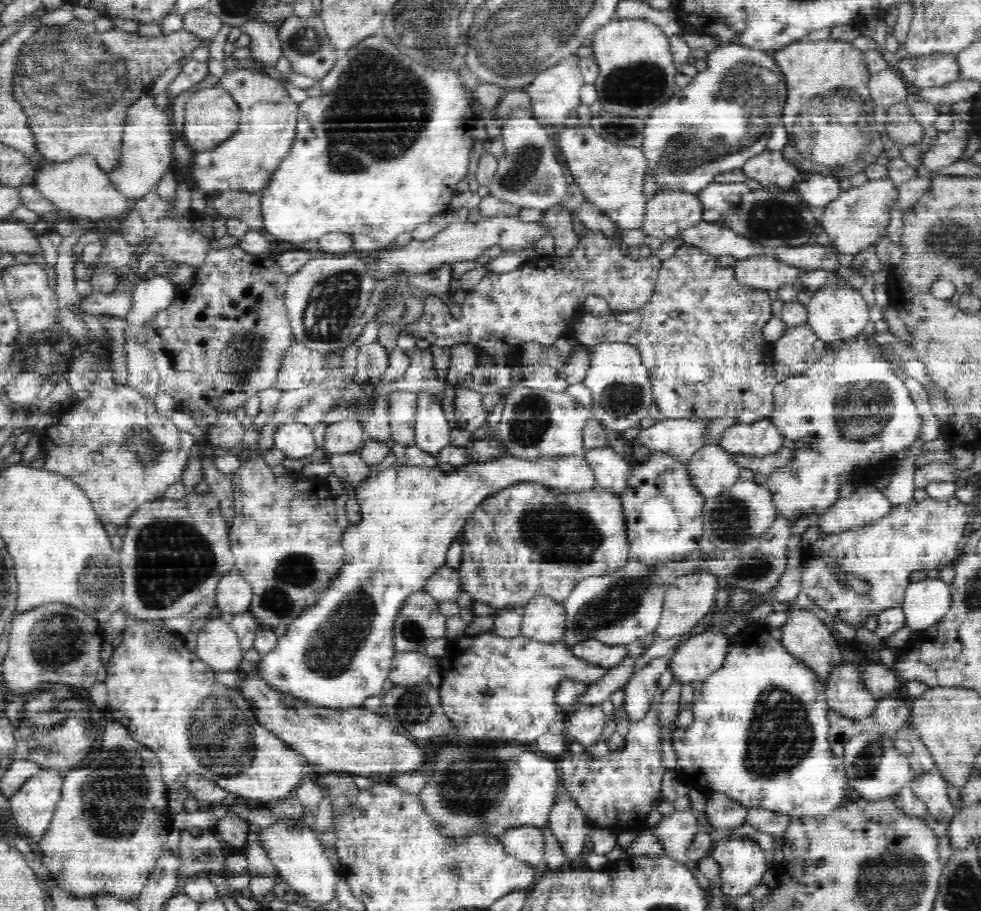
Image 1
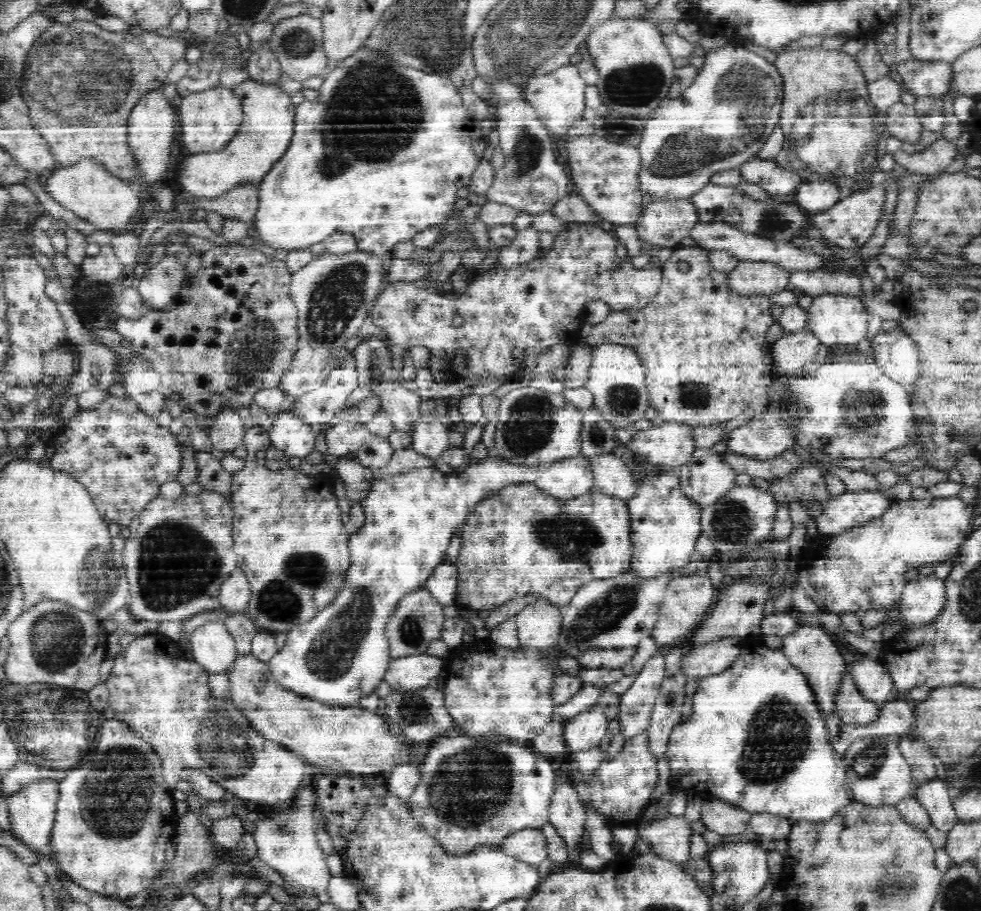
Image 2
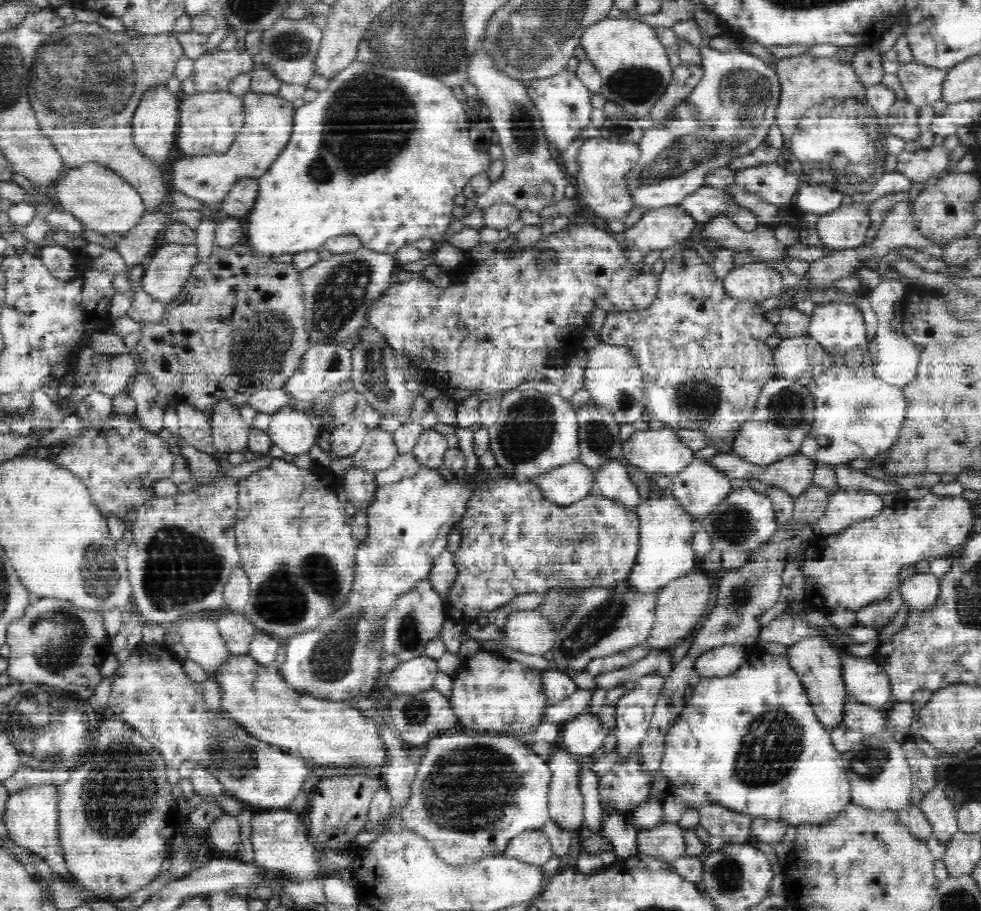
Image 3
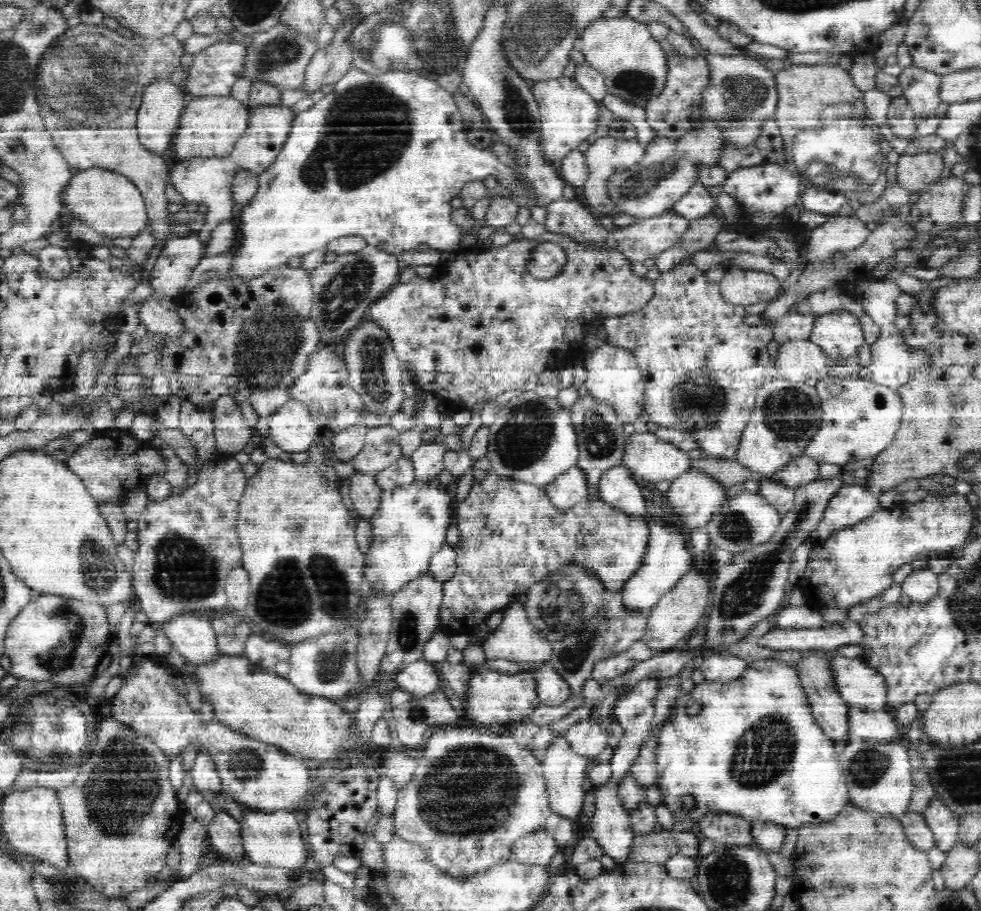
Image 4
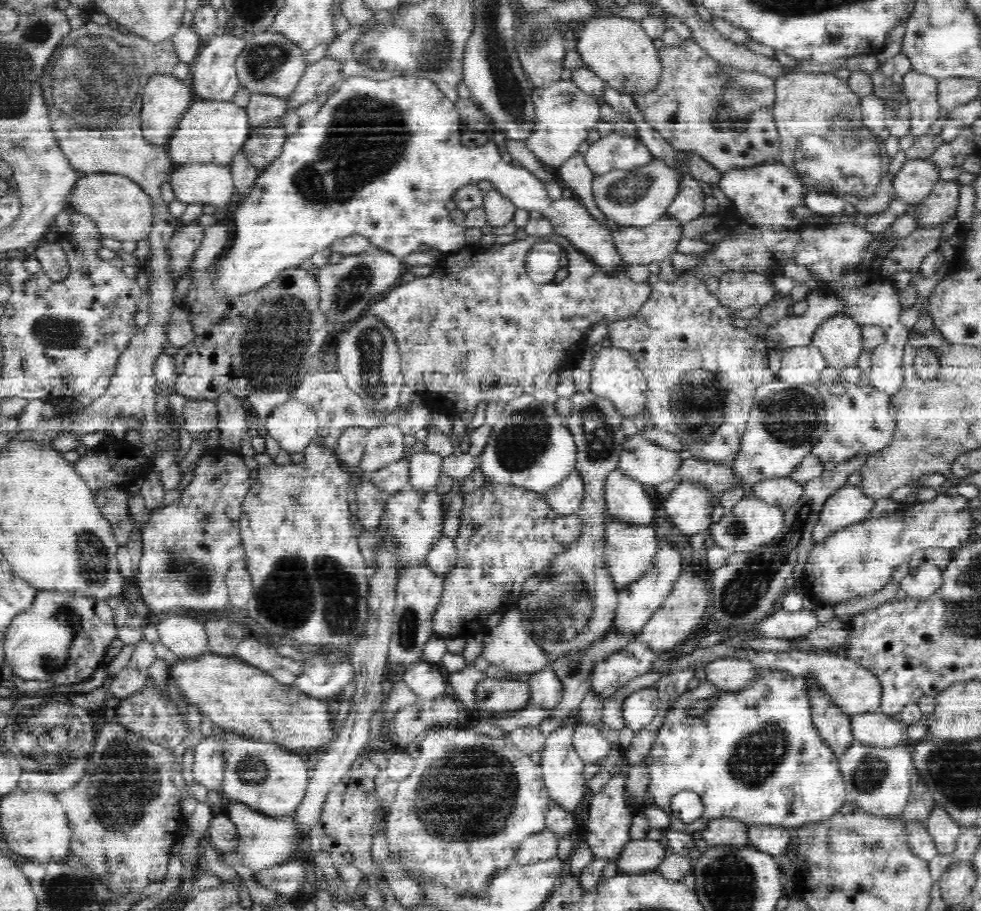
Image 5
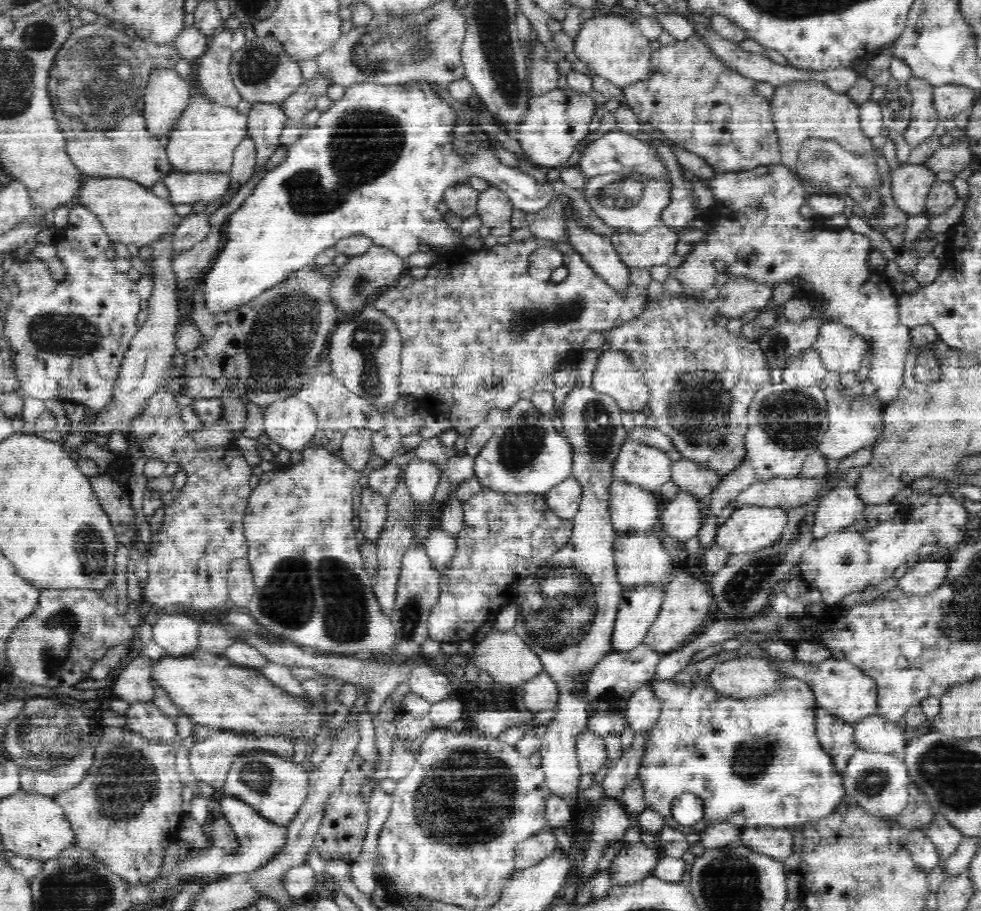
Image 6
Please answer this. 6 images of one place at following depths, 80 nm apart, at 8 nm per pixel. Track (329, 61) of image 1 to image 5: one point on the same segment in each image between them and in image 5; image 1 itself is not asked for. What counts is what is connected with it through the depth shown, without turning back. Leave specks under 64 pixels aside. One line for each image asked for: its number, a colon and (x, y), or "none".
2: (297, 41)
3: (290, 46)
4: (282, 54)
5: (271, 62)

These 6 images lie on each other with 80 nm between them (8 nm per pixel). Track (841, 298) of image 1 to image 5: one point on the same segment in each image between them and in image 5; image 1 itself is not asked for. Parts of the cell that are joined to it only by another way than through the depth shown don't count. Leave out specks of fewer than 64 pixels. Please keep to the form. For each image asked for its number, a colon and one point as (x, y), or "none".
2: (839, 321)
3: (838, 326)
4: (839, 333)
5: (839, 338)

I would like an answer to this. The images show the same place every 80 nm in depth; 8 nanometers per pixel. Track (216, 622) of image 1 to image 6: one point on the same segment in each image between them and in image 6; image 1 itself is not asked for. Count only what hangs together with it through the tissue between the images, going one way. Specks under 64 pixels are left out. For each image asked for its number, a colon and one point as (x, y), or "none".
2: (213, 645)
3: (205, 644)
4: (193, 637)
5: (187, 637)
6: (176, 632)

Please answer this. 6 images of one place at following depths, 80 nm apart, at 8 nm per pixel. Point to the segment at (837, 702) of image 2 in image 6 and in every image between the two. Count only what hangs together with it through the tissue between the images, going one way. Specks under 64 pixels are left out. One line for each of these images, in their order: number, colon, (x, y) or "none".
3: (856, 715)
4: (862, 722)
5: (879, 728)
6: (873, 732)

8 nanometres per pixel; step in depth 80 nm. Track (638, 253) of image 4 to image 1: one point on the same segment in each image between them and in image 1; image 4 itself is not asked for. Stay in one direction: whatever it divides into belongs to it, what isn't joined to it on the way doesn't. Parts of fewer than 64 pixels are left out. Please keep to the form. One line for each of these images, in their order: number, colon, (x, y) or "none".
1: (670, 211)
2: (665, 221)
3: (659, 228)

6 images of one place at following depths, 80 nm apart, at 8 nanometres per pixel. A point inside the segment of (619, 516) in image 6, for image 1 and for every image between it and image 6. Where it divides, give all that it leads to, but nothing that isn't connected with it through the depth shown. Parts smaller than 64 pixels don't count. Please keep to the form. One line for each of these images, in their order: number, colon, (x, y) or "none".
1: (610, 469)
2: (612, 476)
3: (612, 478)
4: (616, 485)
5: (624, 496)

